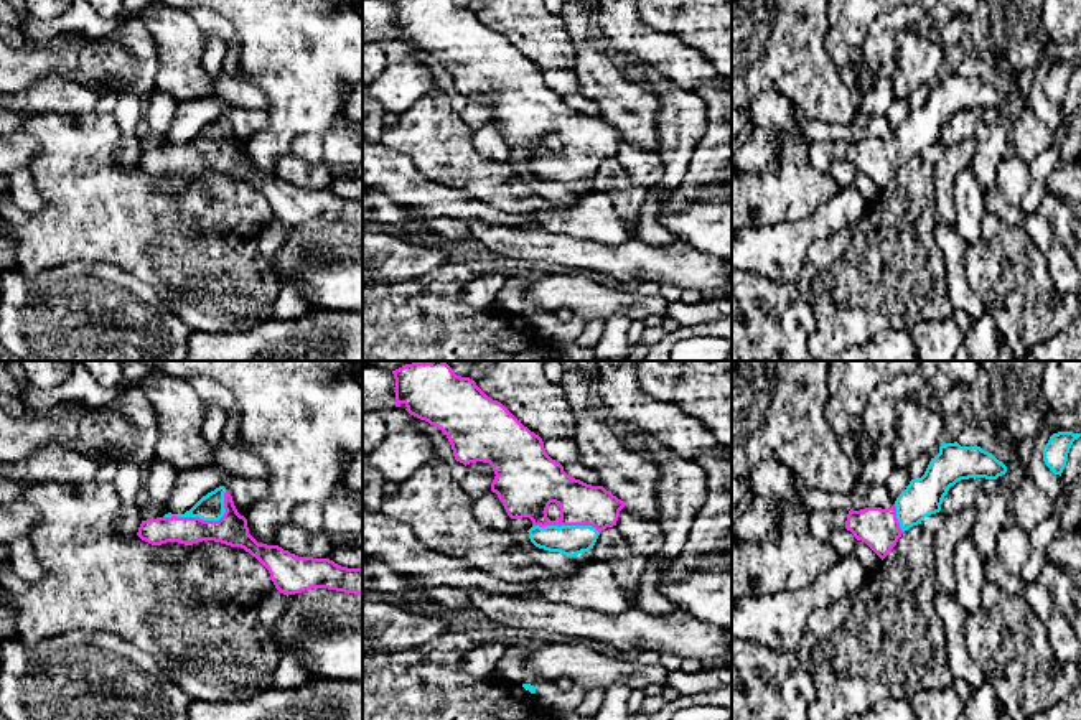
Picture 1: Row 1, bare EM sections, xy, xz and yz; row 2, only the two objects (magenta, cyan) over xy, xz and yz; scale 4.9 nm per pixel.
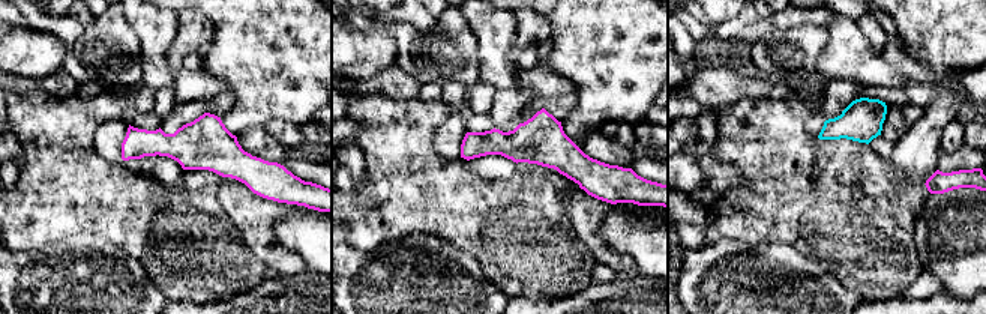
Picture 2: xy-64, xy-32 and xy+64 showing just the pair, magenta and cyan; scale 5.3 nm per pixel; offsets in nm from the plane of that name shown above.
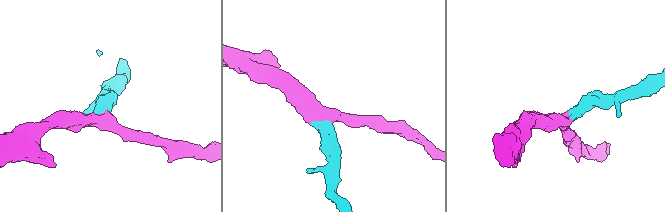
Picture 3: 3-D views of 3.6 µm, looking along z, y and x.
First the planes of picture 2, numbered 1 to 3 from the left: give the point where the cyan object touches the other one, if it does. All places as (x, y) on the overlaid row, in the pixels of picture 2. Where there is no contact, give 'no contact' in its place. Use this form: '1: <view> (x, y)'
1: no contact
2: no contact
3: no contact

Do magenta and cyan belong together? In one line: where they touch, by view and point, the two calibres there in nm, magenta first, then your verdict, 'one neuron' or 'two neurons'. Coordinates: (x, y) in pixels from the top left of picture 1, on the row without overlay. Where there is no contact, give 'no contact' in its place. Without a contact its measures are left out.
meets magenta in xy at (205, 152); 160 nm thick on the magenta side, 130 nm on the other; one neuron

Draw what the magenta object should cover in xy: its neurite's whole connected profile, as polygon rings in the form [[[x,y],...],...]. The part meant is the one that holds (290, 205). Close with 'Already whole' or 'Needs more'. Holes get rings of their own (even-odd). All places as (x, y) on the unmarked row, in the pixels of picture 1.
[[[224,117],[203,127],[185,145],[168,143],[142,152],[137,166],[152,176],[214,171],[241,178],[269,201],[270,211],[283,226],[311,219],[363,226],[363,199],[341,198],[330,189],[298,188],[278,176],[259,175],[249,165],[247,150],[237,143]]]. Needs more

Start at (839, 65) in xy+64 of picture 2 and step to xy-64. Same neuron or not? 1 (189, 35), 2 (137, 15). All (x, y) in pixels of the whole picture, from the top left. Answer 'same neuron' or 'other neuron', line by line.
1: other neuron
2: same neuron

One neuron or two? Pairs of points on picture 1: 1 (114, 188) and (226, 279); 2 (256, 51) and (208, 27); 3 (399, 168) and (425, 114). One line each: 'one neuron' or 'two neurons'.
1: one neuron
2: two neurons
3: two neurons

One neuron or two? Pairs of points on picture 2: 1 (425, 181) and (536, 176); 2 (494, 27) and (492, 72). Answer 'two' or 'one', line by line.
1: one
2: one

